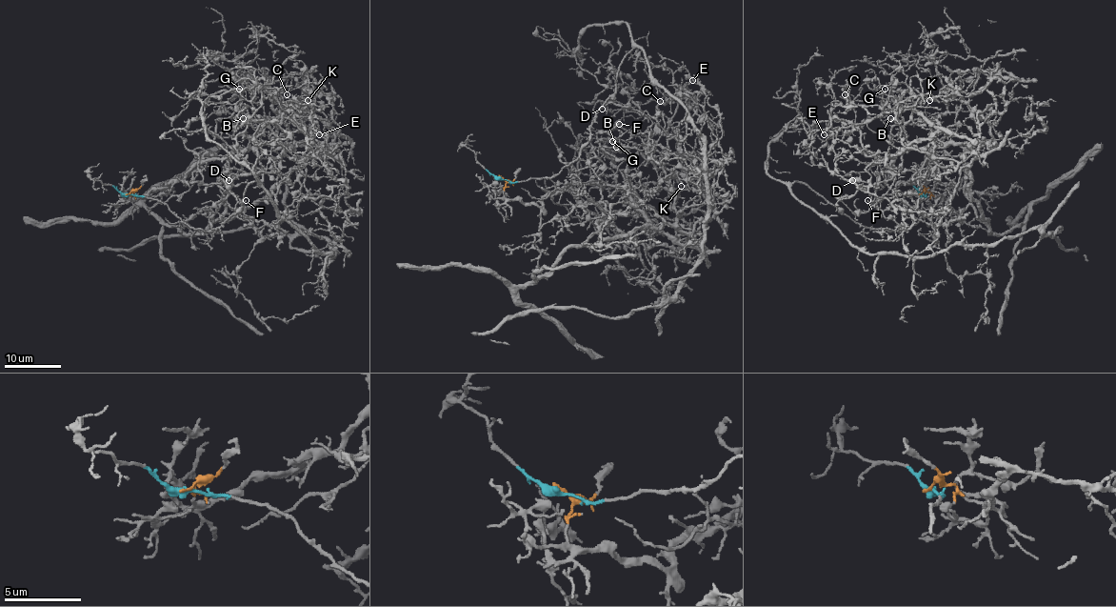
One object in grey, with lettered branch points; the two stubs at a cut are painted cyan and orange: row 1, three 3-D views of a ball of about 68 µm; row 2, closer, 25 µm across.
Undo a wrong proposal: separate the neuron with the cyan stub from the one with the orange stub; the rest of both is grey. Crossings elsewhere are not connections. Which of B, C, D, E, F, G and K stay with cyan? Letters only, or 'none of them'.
none of them

